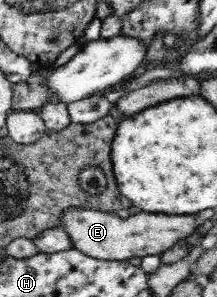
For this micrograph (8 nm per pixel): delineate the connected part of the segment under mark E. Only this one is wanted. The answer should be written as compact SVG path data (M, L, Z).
M68 207L58 217L62 228L72 248L86 254L88 257L100 260L125 260L130 257L146 257L146 255L157 255L160 251L174 245L178 239L188 237L198 227L196 219L190 215L156 215L156 213L132 212L127 218L120 218L111 212L102 210L84 209L80 207Z

